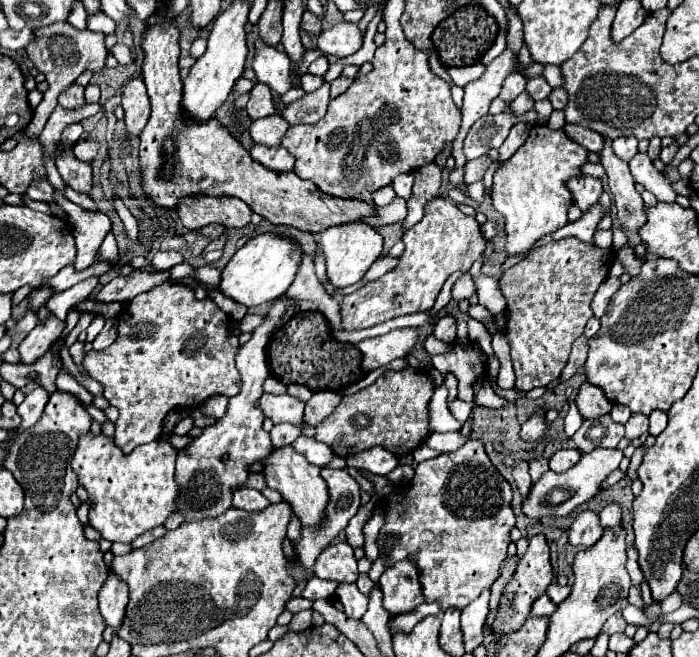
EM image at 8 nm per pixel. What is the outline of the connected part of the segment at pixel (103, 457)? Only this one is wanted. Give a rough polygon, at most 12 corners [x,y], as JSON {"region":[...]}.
{"region":[[104,434],[72,458],[110,542],[174,512],[178,450],[162,436],[124,454]]}

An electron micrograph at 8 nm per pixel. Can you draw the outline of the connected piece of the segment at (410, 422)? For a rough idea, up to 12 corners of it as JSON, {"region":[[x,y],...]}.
{"region":[[412,366],[346,396],[316,440],[348,458],[408,454],[428,430],[432,380]]}

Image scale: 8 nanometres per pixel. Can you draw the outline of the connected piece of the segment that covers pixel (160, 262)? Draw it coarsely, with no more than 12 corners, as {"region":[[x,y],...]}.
{"region":[[156,252],[154,268],[168,270],[184,258],[180,252]]}

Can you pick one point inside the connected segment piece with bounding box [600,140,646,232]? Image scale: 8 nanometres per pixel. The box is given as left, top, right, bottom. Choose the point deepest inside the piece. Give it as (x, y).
(631, 209)

